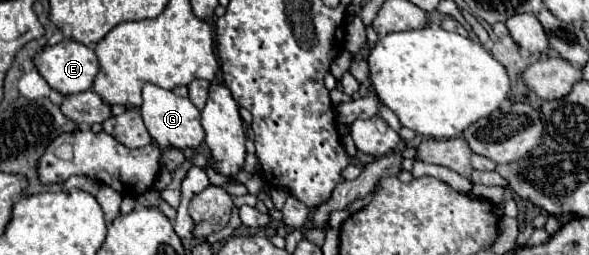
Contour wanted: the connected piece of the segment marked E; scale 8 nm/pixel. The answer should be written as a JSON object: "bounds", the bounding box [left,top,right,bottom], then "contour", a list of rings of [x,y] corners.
{"bounds":[34,39,100,95],"contour":[[[72,39],[44,47],[34,57],[34,65],[46,83],[62,95],[74,95],[90,89],[100,69],[94,49]]]}

